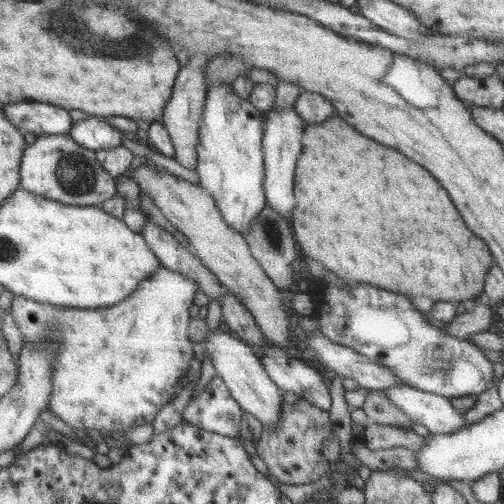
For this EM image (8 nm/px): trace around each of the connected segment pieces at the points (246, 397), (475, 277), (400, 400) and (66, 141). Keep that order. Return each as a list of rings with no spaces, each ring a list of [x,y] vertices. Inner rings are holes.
[[[223,325],[217,328],[203,344],[215,366],[216,374],[226,383],[241,410],[258,418],[263,427],[276,427],[283,405],[283,391],[268,376],[258,351],[236,337]]]
[[[337,114],[326,119],[324,122],[316,124],[308,124],[302,136],[302,152],[298,157],[296,165],[296,220],[291,220],[293,227],[293,235],[298,244],[298,248],[305,255],[305,258],[314,259],[316,262],[324,264],[330,272],[344,276],[344,278],[352,278],[358,282],[366,282],[366,284],[382,284],[380,288],[386,288],[390,292],[404,292],[404,294],[412,294],[412,296],[428,296],[435,302],[473,303],[483,294],[485,288],[484,278],[488,268],[492,266],[492,254],[488,250],[488,246],[474,236],[462,216],[458,214],[458,210],[454,208],[448,192],[440,186],[440,182],[420,164],[412,162],[410,158],[406,158],[404,154],[400,154],[394,148],[386,148],[374,140],[370,140],[368,136],[362,136],[358,130],[350,128],[350,124],[346,124],[342,118],[338,118]]]
[[[404,383],[382,391],[388,400],[412,422],[422,424],[431,434],[448,434],[468,426],[463,414],[454,409],[451,399],[424,392]]]
[[[67,134],[39,137],[29,145],[22,164],[21,187],[52,200],[78,206],[100,206],[112,196],[117,196],[117,182],[98,161],[97,152],[82,147],[72,135]]]

